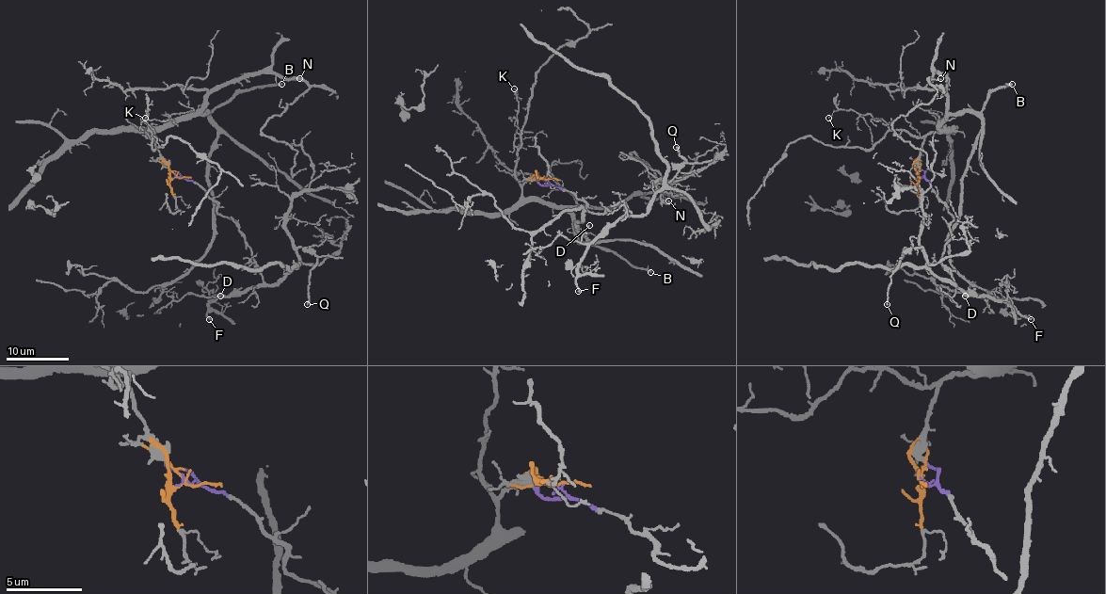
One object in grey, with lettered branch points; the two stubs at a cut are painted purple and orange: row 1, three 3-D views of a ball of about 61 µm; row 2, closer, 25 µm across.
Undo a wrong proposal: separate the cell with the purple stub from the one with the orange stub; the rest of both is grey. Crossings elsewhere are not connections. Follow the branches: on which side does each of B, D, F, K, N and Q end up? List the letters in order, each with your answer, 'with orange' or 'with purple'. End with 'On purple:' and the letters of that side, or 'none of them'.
B: with orange
D: with purple
F: with purple
K: with orange
N: with orange
Q: with purple
On purple: D, F, Q

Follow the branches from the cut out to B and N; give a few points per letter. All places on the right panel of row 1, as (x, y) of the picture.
B: (918, 175), (922, 141), (928, 134), (956, 113), (983, 108), (992, 91), (1013, 84)
N: (918, 175), (922, 141), (945, 121), (947, 79), (935, 72), (932, 79), (940, 79)

